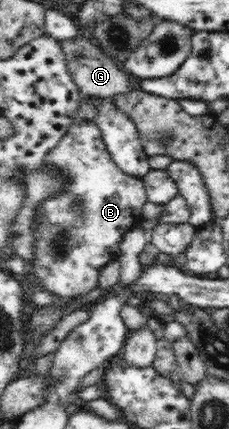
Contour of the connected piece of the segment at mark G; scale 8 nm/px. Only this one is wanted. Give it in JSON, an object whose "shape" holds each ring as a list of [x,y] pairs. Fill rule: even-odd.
{"shape":[[[81,37],[80,40],[62,40],[60,43],[62,43],[62,51],[66,53],[66,60],[72,71],[74,83],[80,87],[85,96],[113,98],[120,94],[130,94],[136,88],[124,67],[115,58],[106,55],[98,44],[92,45],[84,37]]]}

